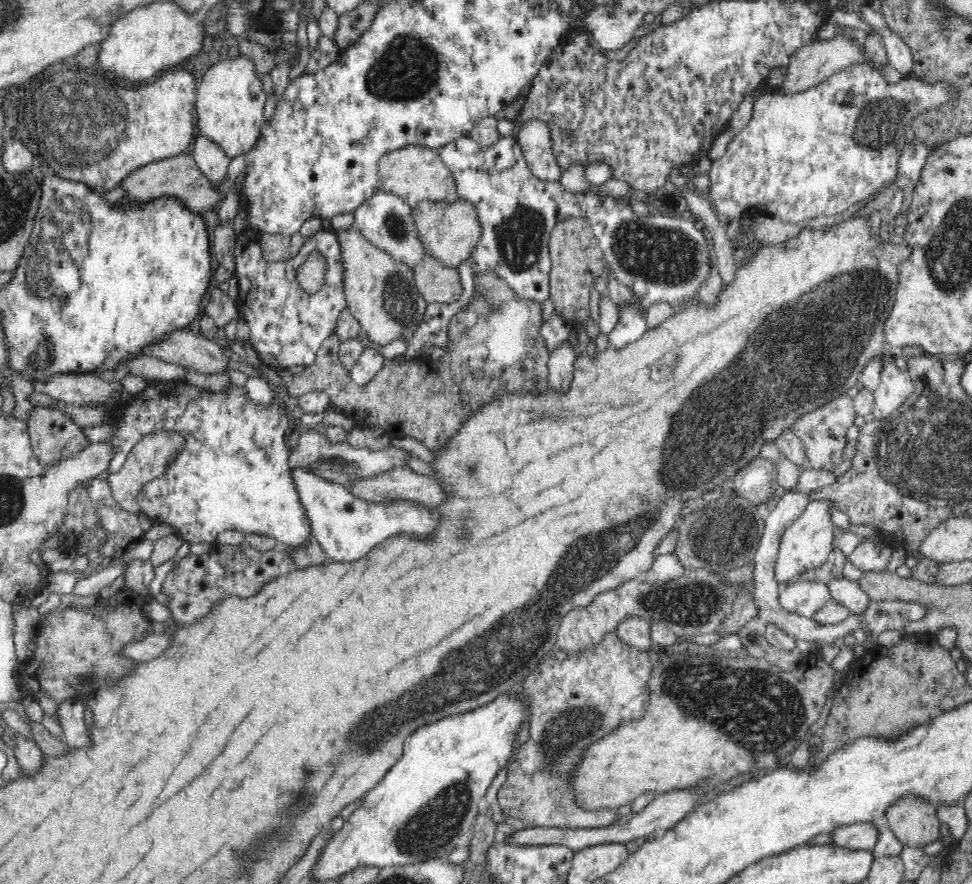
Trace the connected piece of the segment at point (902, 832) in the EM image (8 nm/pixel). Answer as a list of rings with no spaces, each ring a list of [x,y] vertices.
[[[914,793],[898,796],[886,809],[884,819],[903,845],[922,848],[940,838],[937,807]]]

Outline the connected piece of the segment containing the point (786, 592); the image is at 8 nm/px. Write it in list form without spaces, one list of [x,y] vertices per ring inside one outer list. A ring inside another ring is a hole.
[[[794,580],[781,588],[780,605],[792,614],[813,618],[826,606],[831,594],[826,582]]]

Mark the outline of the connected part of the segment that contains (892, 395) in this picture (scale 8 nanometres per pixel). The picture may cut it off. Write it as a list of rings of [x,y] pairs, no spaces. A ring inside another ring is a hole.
[[[888,363],[881,370],[881,378],[873,391],[874,406],[872,418],[878,420],[890,416],[911,396],[915,382],[903,366]]]

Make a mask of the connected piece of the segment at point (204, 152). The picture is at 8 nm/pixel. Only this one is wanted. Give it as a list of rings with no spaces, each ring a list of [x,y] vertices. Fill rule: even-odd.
[[[196,135],[191,150],[194,152],[197,166],[210,181],[220,182],[226,176],[231,159],[217,142],[213,142],[206,136]]]

